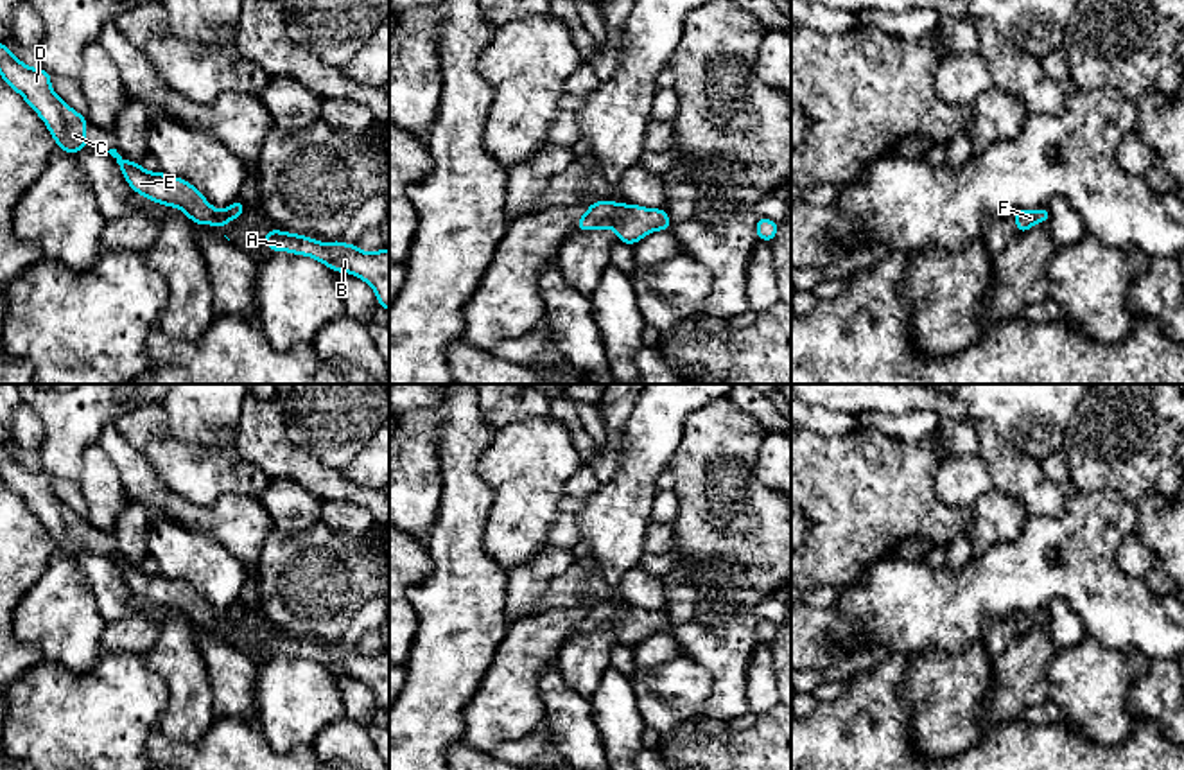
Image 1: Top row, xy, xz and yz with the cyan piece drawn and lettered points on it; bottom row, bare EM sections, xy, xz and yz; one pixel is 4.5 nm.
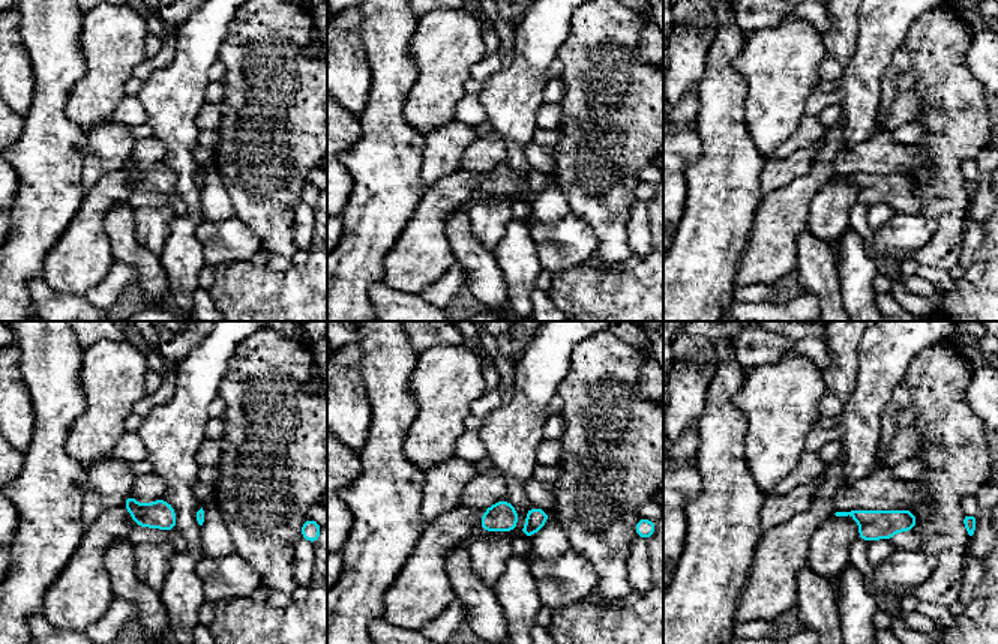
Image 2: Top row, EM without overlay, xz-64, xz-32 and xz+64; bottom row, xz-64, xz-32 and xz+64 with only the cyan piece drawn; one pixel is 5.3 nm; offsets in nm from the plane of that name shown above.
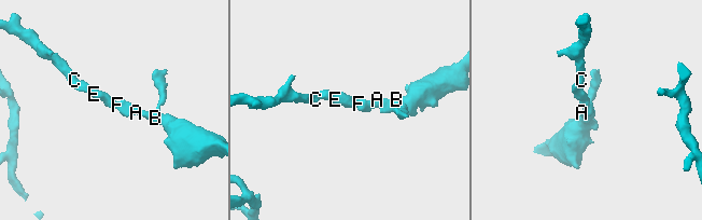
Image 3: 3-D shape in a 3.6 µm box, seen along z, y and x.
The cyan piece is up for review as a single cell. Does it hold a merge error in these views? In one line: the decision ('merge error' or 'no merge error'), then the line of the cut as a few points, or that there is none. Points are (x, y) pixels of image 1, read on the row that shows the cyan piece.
no merge error | no cut

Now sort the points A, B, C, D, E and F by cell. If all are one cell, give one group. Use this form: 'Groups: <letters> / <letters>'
Groups: A B C D E F

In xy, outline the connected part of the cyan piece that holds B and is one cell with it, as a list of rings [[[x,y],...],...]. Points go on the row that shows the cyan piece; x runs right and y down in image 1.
[[[273,226],[262,235],[262,241],[273,253],[291,251],[292,255],[305,255],[323,262],[335,275],[346,271],[375,289],[377,302],[389,312],[389,249],[373,253],[362,251],[357,244],[344,244],[339,239],[330,244],[314,241],[305,235],[296,235]]]

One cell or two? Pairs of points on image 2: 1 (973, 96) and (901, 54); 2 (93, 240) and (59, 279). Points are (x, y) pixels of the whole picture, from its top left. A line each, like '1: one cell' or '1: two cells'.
1: two cells
2: one cell

